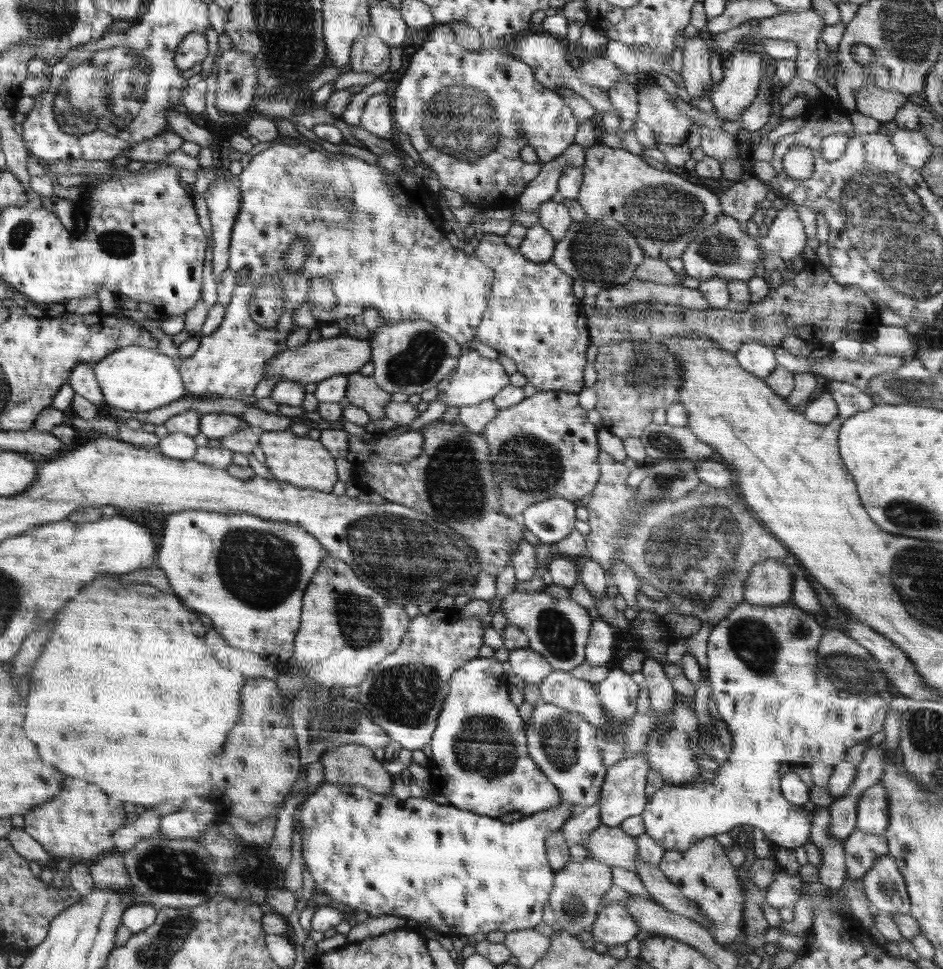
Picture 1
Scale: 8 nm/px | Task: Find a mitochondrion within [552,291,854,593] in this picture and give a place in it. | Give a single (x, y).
(652, 378)

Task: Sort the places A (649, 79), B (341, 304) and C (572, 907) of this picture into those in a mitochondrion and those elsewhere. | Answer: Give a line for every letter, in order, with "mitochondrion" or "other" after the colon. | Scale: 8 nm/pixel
A: other
B: other
C: mitochondrion

